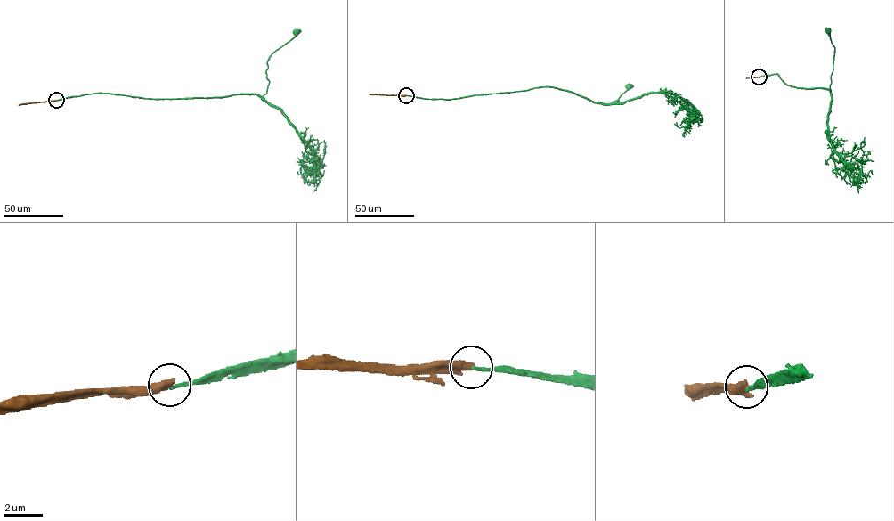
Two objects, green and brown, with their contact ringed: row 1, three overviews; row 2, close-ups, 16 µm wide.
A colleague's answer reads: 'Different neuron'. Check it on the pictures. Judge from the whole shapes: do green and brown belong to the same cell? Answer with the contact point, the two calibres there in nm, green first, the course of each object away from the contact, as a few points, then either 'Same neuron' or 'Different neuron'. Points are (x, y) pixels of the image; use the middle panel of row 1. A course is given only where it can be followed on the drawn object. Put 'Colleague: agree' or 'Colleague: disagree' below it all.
Place: (406, 95). Thickness 160 nm (green) against 480 nm. Course of green: (406, 95), (454, 99), (553, 86), (571, 91), (595, 102), (618, 103), (618, 100), (612, 101), (629, 87). Course of brown: (406, 95), (369, 94). Different neuron
Colleague: agree

